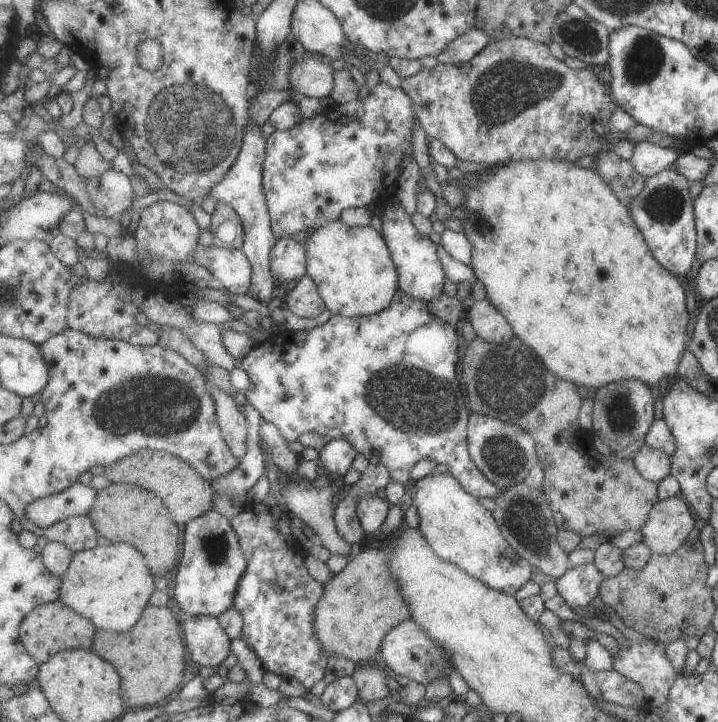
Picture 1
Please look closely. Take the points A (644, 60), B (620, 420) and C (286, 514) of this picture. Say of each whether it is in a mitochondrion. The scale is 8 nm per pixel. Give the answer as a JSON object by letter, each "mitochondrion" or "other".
{"A":"mitochondrion","B":"mitochondrion","C":"other"}

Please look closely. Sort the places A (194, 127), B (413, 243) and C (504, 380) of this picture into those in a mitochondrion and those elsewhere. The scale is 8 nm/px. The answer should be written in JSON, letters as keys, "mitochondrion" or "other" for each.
{"A":"mitochondrion","B":"other","C":"mitochondrion"}

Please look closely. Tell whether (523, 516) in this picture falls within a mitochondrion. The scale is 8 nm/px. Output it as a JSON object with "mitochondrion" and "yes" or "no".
{"mitochondrion":"yes"}

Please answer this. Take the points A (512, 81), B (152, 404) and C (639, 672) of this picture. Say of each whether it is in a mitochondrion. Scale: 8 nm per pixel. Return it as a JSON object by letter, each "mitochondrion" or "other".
{"A":"mitochondrion","B":"mitochondrion","C":"other"}

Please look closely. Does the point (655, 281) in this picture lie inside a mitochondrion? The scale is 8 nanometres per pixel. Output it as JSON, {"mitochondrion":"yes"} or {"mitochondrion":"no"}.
{"mitochondrion":"no"}

